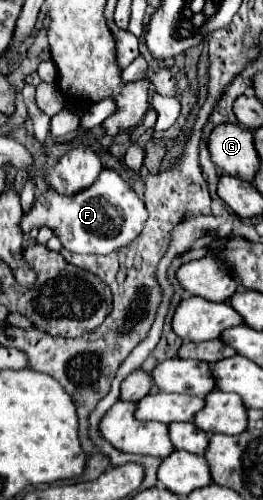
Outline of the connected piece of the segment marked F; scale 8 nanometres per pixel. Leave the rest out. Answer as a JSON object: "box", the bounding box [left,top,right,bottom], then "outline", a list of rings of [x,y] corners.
{"box":[20,169,148,255],"outline":[[[102,169],[96,183],[92,187],[74,193],[62,195],[56,189],[48,187],[40,197],[36,197],[30,211],[22,213],[20,229],[24,234],[30,233],[34,227],[48,227],[60,237],[62,245],[72,253],[94,253],[108,255],[130,245],[144,229],[148,219],[148,209],[134,187],[124,181],[114,169]]]}

